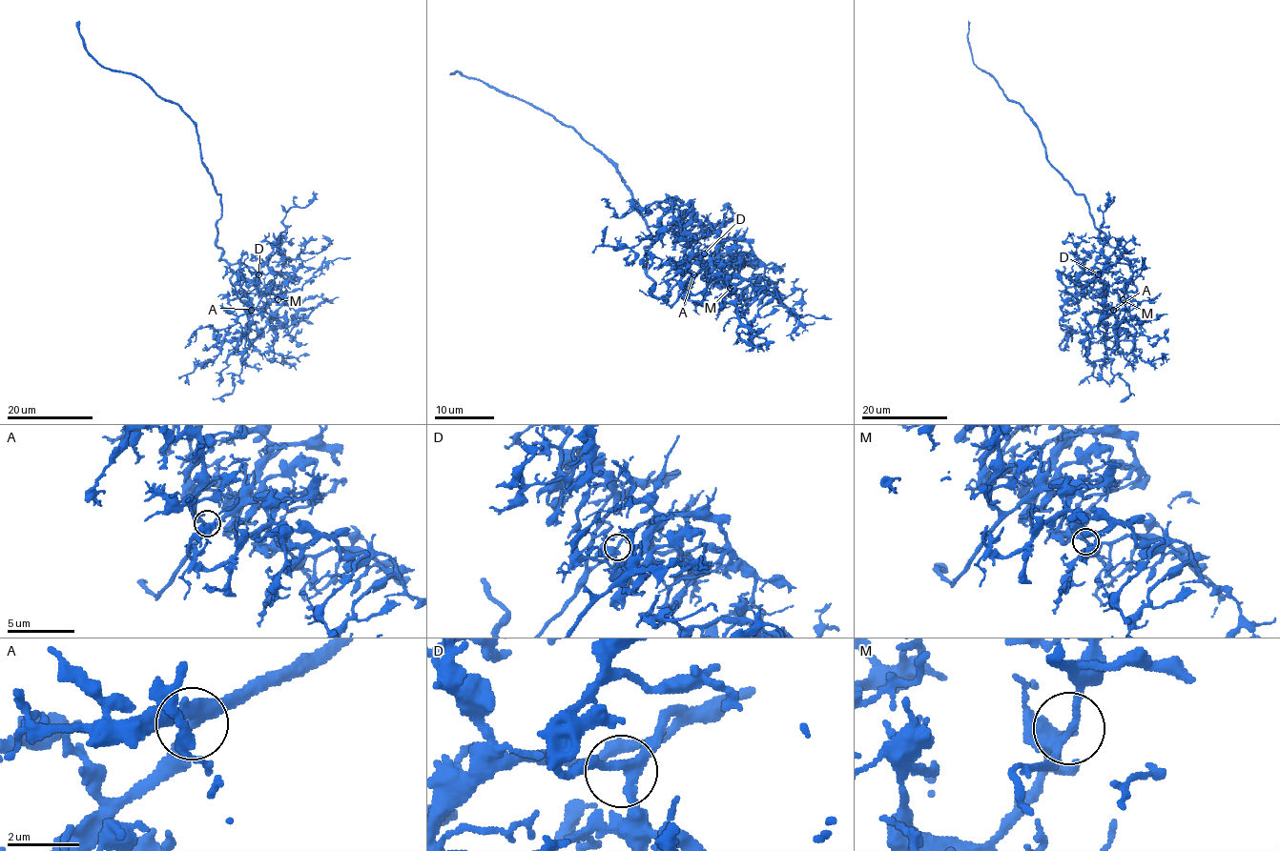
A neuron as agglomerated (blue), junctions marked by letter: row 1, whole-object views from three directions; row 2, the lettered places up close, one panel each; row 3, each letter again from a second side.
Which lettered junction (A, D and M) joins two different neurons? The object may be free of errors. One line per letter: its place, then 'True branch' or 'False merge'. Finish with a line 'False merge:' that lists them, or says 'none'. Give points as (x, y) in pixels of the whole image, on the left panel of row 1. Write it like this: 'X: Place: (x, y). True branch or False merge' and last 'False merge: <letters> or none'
A: Place: (251, 310). True branch
D: Place: (258, 274). True branch
M: Place: (278, 299). True branch
False merge: none

